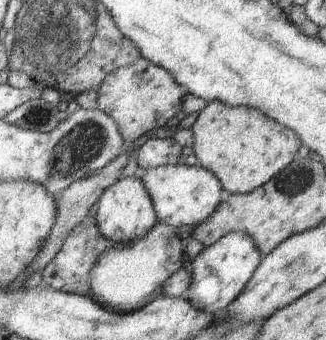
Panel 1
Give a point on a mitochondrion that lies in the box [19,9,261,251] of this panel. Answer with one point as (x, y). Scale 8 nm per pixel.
(83, 143)

